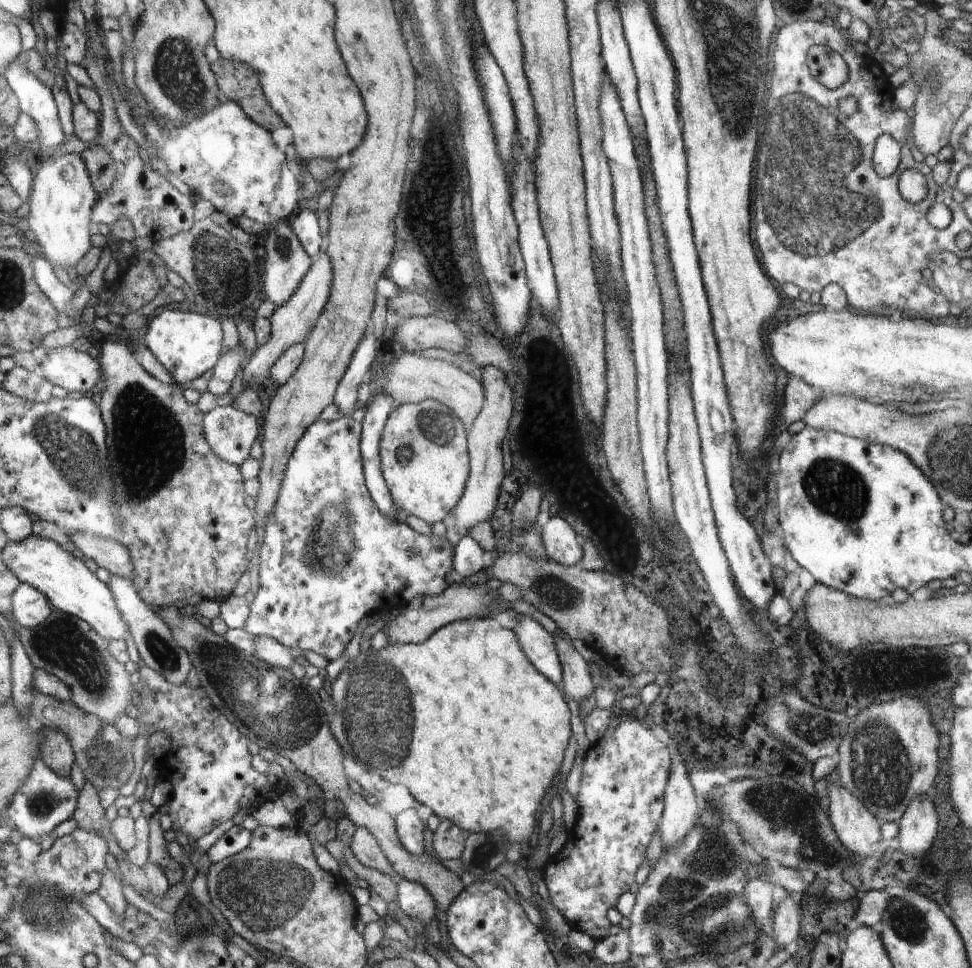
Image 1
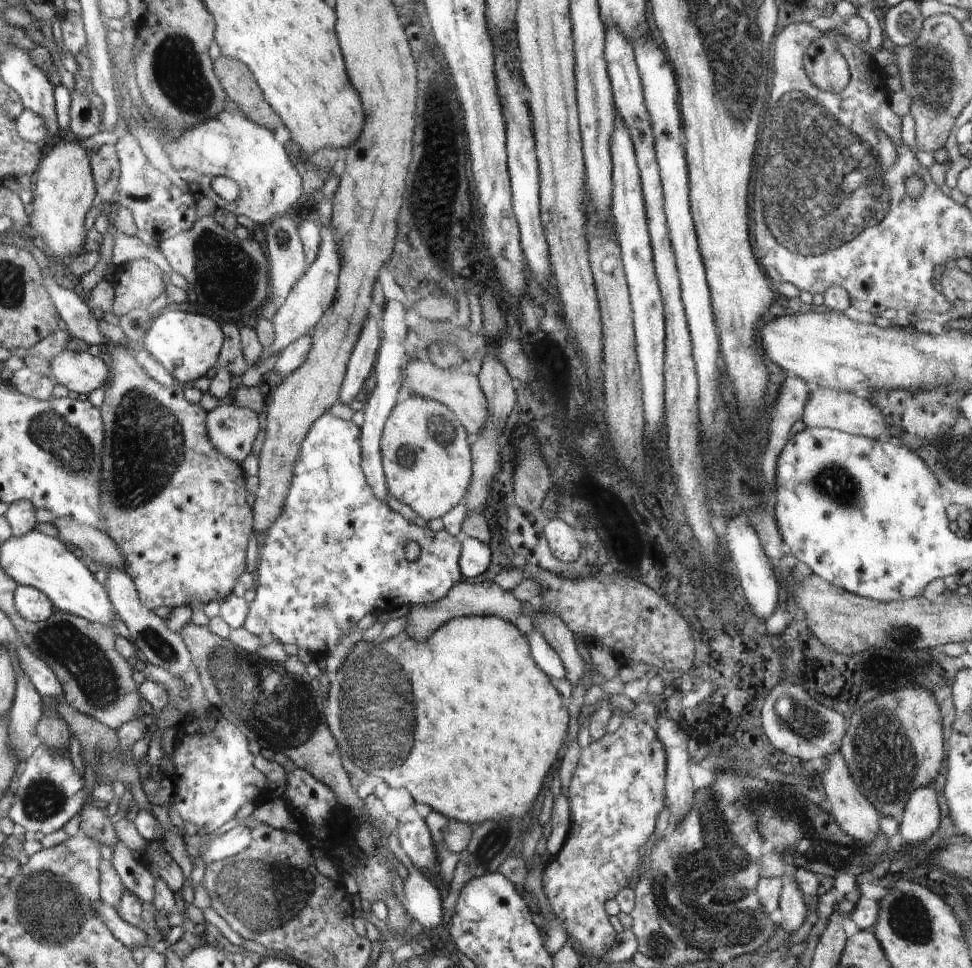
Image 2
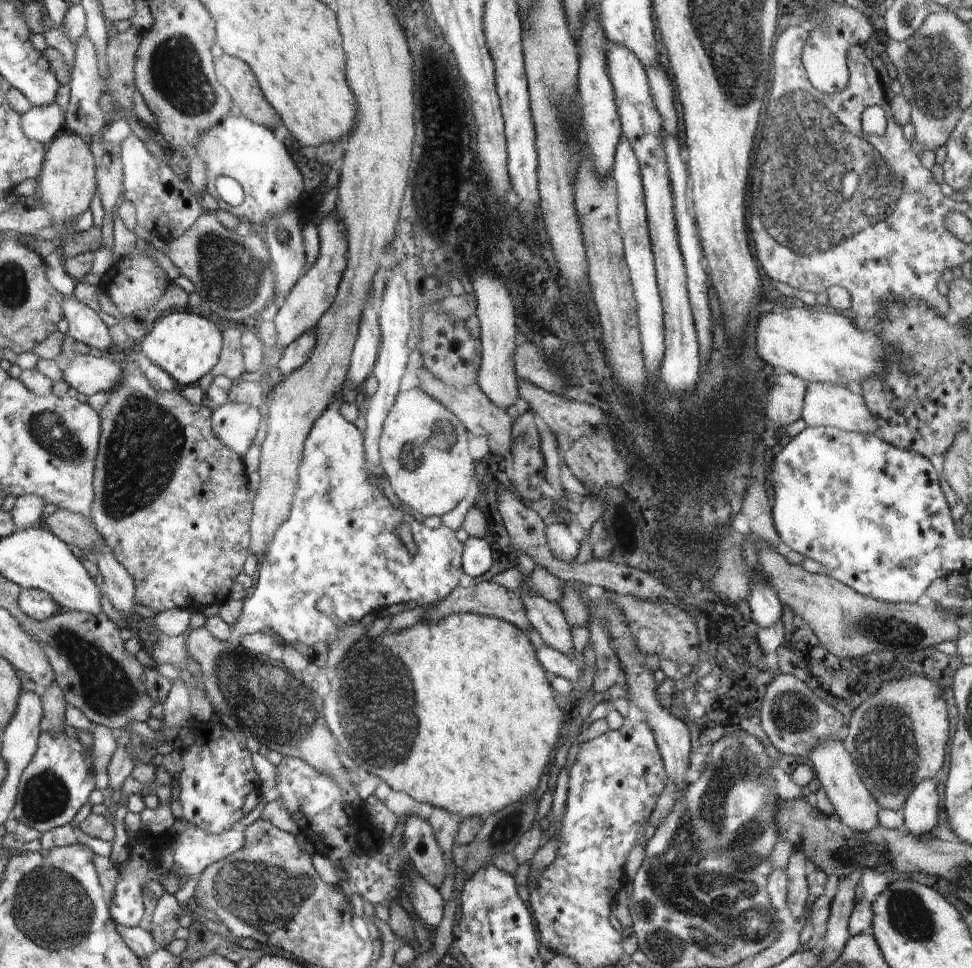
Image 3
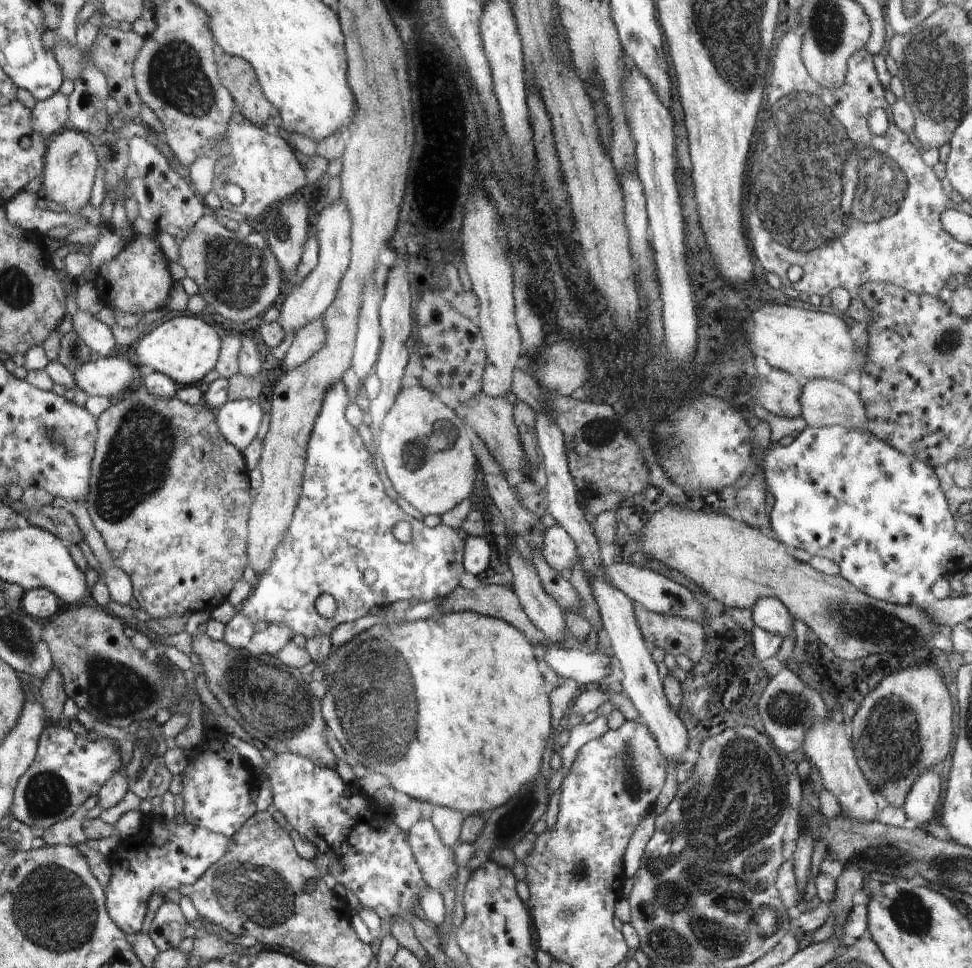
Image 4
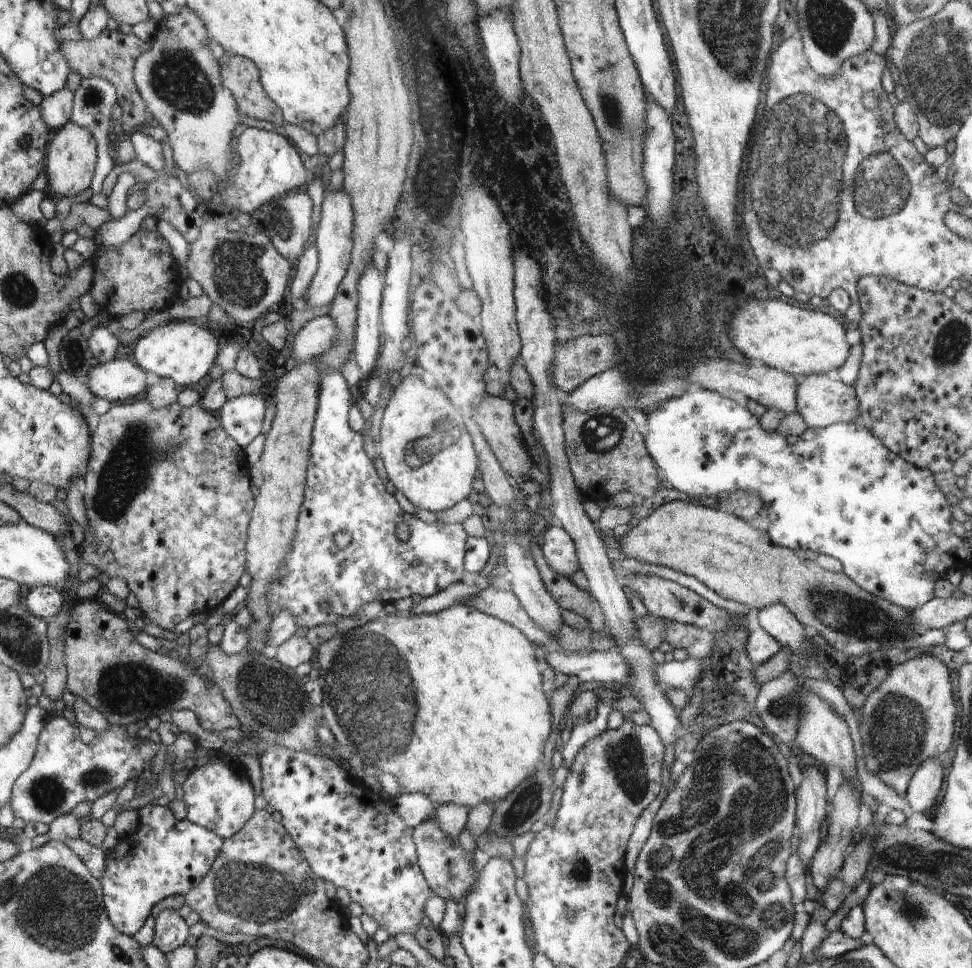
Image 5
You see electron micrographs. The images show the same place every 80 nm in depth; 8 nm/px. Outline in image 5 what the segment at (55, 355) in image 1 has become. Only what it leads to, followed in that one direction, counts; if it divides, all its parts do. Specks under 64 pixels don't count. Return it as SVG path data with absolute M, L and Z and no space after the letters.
M124 358L97 364L95 368L89 370L84 382L97 397L105 398L112 404L144 397L145 390L149 385L143 368Z

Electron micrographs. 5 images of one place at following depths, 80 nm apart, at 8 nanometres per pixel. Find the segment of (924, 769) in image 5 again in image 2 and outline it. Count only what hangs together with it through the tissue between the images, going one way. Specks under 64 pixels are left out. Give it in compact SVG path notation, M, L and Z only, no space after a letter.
M932 786L918 787L907 800L899 819L898 836L903 842L917 845L926 841L940 824L940 809Z

